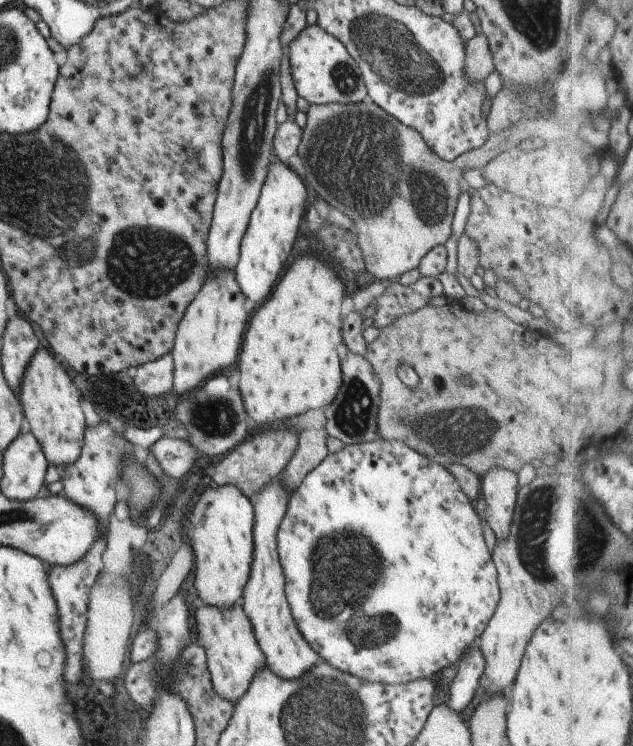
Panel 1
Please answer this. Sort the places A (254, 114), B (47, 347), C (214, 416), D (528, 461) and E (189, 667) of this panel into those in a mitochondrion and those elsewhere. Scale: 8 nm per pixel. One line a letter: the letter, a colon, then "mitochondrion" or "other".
A: mitochondrion
B: other
C: mitochondrion
D: other
E: mitochondrion

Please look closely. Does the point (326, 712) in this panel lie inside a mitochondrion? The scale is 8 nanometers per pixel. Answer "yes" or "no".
yes

